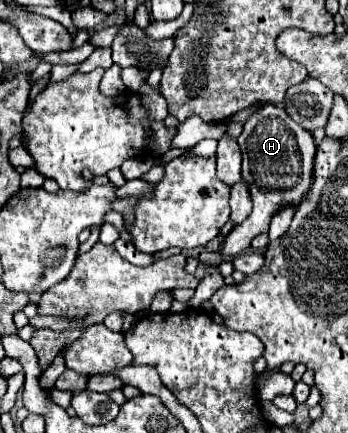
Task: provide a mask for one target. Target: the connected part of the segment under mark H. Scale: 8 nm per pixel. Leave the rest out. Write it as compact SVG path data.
M266 105L264 109L256 111L244 125L242 135L238 137L238 145L242 149L242 177L248 183L250 195L252 195L252 203L254 209L248 215L248 219L242 225L236 225L232 229L232 233L226 237L224 245L220 247L220 255L222 257L236 257L242 251L246 251L250 247L250 241L262 233L268 231L270 219L272 215L286 203L298 205L300 199L304 197L304 193L308 191L308 187L312 185L312 167L314 167L314 153L316 153L316 143L312 139L310 131L304 131L284 109L284 105Z

